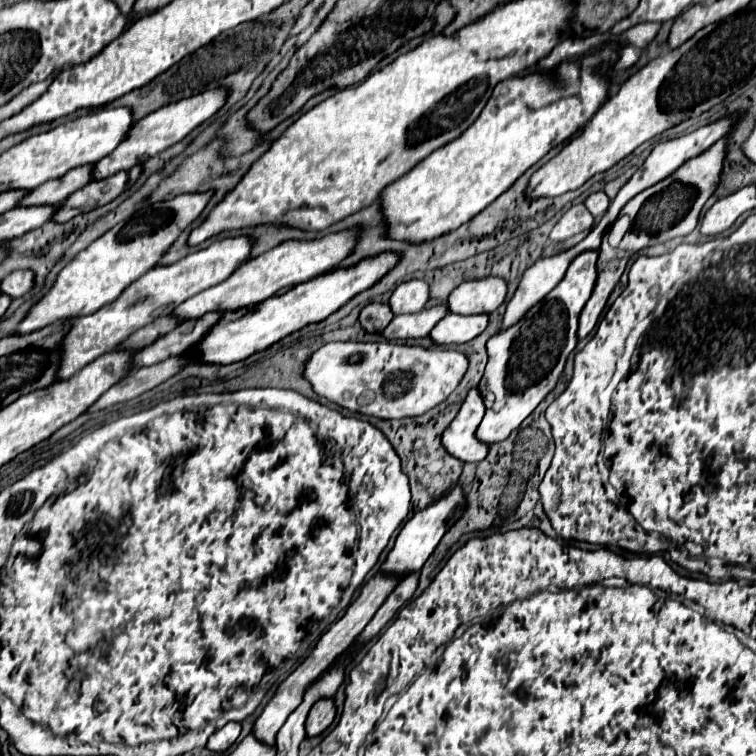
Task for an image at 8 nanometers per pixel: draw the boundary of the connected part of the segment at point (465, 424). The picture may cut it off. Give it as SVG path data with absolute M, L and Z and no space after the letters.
M473 388L467 394L467 400L463 402L459 414L445 428L443 438L441 438L445 450L451 456L455 456L457 460L461 460L461 462L481 462L487 456L489 446L481 444L475 438L475 428L479 426L483 414L485 414L483 398L481 398L479 390Z

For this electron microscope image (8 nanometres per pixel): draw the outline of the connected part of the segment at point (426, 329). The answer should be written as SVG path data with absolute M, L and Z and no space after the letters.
M435 306L431 310L421 310L417 314L395 316L389 326L381 332L387 340L407 340L407 338L423 338L431 332L431 328L447 314L447 306Z

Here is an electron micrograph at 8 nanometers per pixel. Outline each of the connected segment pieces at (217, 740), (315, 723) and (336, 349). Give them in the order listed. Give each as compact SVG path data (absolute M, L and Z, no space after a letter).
M241 722L225 724L223 730L215 732L215 734L209 738L207 748L213 750L213 752L225 752L225 750L229 750L229 746L239 738L239 732L241 732Z
M327 698L327 700L317 700L309 712L307 718L307 736L317 736L321 734L335 718L335 700Z
M329 342L329 344L323 344L317 352L313 352L309 356L309 360L305 362L303 366L303 378L311 382L313 390L327 398L329 402L335 402L339 404L341 408L347 408L351 412L361 412L361 414L367 414L367 416L375 416L375 418L385 418L385 420L393 420L393 418L411 418L411 416L421 416L425 414L427 410L435 408L437 404L441 404L443 400L447 400L447 396L457 388L457 384L461 382L463 374L467 370L467 358L457 352L457 350L427 350L427 348L421 348L421 346L399 346L399 344L391 344L391 342Z

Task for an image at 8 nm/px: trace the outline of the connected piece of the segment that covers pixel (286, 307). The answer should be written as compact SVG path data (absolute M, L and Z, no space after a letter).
M385 252L385 256L371 256L371 260L361 260L359 264L355 264L355 268L335 268L331 272L317 276L315 280L297 284L285 294L263 300L263 304L227 312L223 320L217 326L213 326L211 332L193 348L193 352L201 358L201 362L211 364L231 364L245 360L253 352L269 348L283 336L293 334L307 324L325 320L327 316L337 312L343 304L347 304L347 300L377 284L381 276L395 268L395 262L399 262L395 252Z

